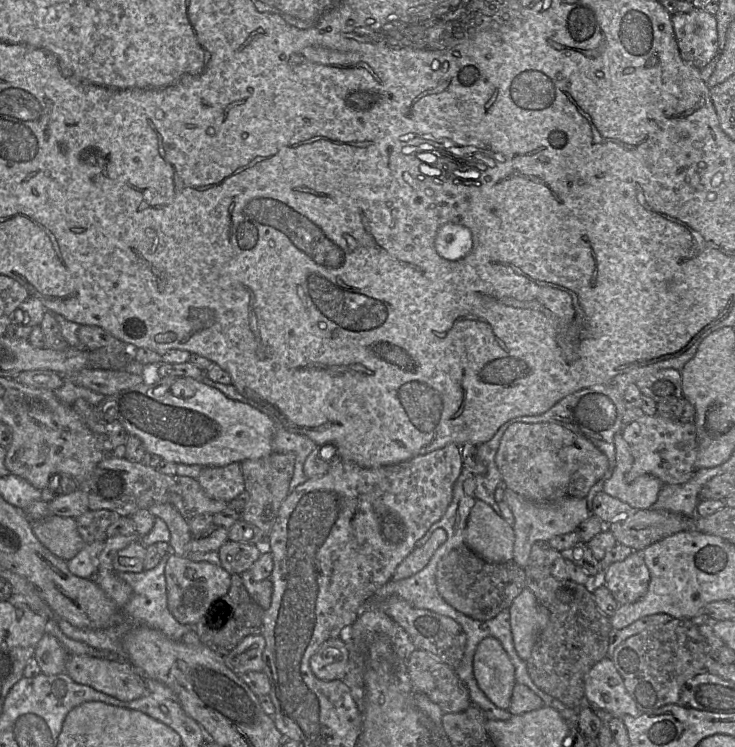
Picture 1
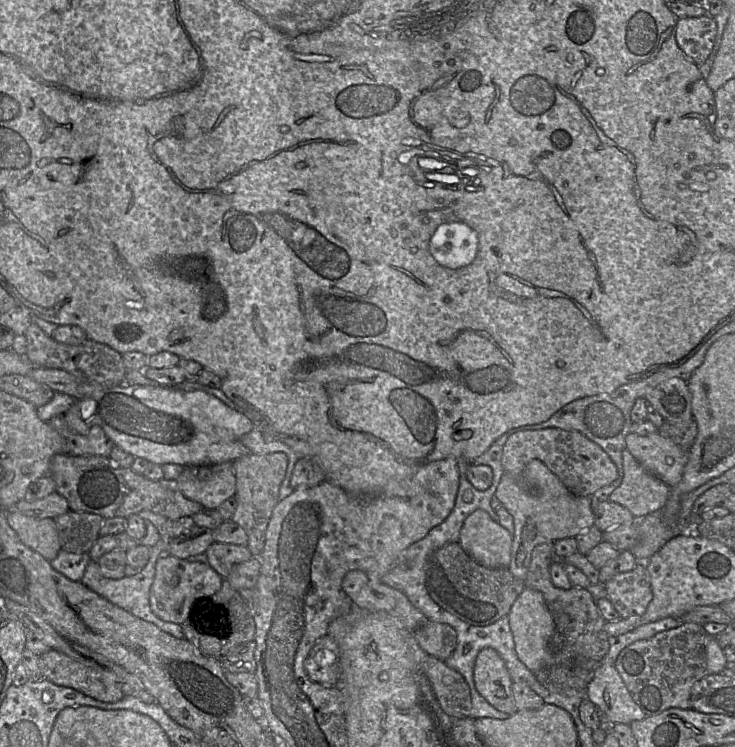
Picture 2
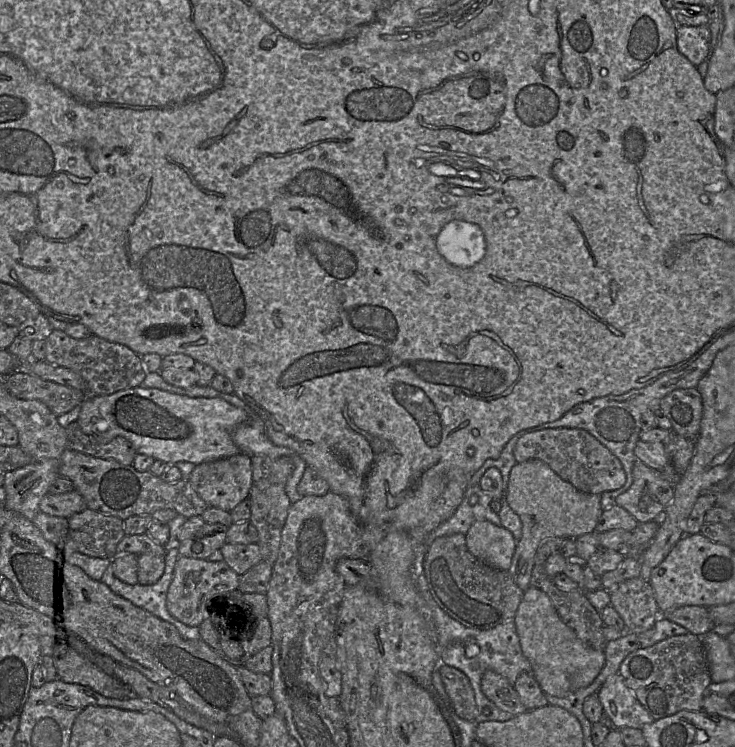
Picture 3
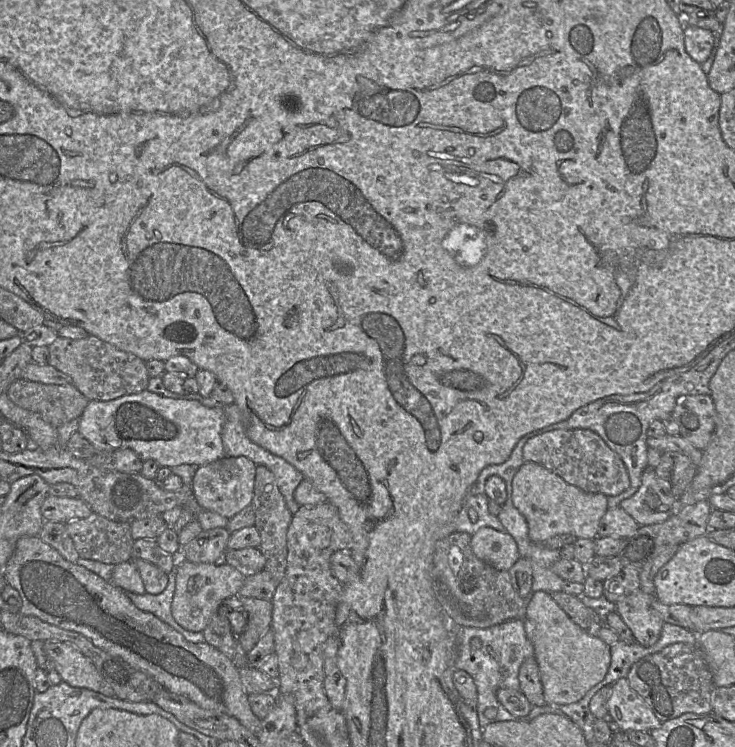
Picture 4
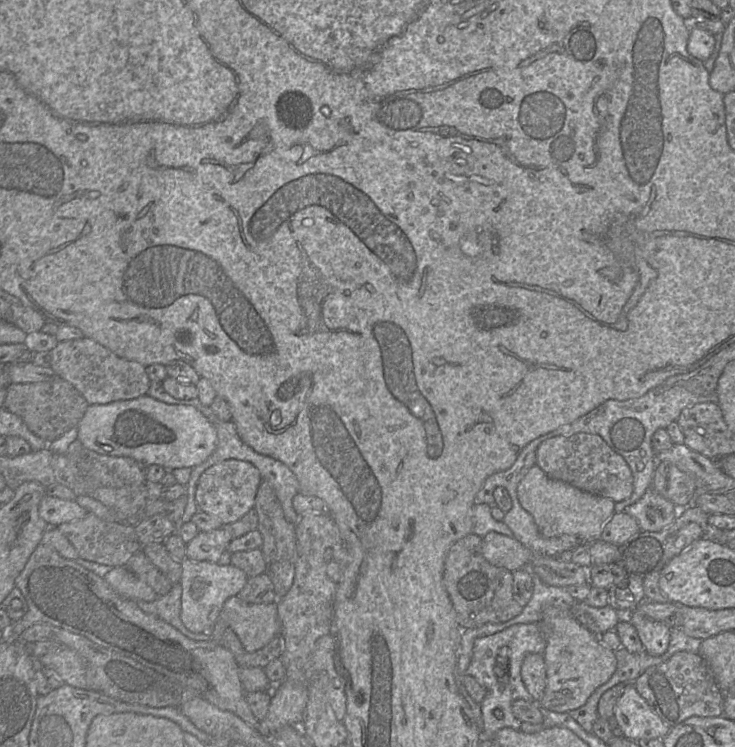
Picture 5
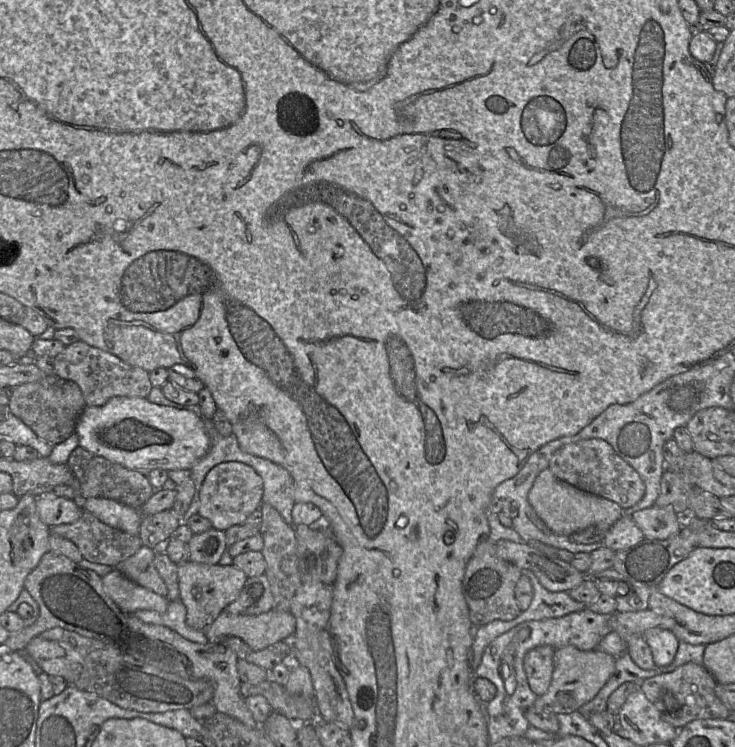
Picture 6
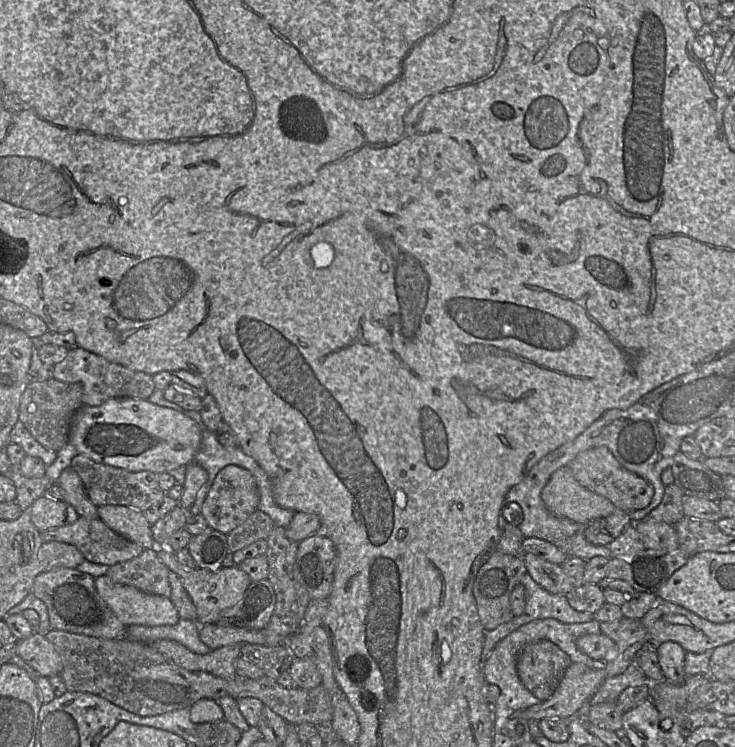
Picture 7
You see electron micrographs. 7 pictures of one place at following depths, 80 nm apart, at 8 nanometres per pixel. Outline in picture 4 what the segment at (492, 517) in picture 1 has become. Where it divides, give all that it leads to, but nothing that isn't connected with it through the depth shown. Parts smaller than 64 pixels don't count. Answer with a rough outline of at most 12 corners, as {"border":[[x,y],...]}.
{"border":[[490,527],[471,536],[480,560],[509,571],[520,558],[514,538]]}

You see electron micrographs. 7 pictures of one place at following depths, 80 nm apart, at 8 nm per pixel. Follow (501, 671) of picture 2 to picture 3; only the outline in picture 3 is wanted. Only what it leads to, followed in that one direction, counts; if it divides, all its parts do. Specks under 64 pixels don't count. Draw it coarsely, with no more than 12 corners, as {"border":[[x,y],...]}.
{"border":[[495,671],[483,673],[481,689],[501,710],[527,711],[514,686]]}

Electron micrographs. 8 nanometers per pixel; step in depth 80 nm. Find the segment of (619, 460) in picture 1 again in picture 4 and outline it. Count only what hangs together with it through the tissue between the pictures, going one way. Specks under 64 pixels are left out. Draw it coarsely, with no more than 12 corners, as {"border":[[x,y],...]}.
{"border":[[647,467],[620,507],[639,526],[667,520],[677,499]]}

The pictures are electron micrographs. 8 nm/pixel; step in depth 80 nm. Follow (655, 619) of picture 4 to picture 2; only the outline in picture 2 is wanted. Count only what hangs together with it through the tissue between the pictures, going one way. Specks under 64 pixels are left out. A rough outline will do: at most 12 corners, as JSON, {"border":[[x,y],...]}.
{"border":[[646,562],[604,588],[621,618],[643,615],[653,597]]}

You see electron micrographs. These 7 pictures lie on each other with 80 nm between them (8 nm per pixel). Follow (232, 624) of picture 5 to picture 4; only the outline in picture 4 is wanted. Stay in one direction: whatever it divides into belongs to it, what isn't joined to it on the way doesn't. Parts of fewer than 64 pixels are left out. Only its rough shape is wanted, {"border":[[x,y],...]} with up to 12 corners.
{"border":[[238,595],[223,601],[249,615],[239,642],[249,652],[271,627],[271,601]]}

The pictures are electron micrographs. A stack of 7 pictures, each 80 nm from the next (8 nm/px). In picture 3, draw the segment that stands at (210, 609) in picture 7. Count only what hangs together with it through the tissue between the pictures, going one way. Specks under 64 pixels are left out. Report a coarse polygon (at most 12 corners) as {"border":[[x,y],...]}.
{"border":[[180,556],[166,598],[189,627],[209,618],[210,602],[237,590],[226,562]]}

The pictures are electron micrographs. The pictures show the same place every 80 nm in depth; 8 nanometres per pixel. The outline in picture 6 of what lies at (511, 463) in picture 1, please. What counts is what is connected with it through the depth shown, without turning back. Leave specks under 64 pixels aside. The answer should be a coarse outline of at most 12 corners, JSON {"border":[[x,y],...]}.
{"border":[[603,439],[564,445],[548,469],[622,509],[645,495],[639,474]]}

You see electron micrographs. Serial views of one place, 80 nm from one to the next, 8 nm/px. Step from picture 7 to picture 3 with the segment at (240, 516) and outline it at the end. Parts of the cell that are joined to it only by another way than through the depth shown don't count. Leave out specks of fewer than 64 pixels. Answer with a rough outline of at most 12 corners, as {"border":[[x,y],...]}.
{"border":[[251,457],[198,465],[189,482],[209,507],[231,512],[249,498]]}

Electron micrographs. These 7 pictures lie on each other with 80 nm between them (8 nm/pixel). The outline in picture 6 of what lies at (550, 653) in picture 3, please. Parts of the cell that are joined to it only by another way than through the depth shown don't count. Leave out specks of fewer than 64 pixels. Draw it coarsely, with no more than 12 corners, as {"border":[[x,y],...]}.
{"border":[[574,646],[554,654],[531,708],[578,711],[607,683],[615,657]]}

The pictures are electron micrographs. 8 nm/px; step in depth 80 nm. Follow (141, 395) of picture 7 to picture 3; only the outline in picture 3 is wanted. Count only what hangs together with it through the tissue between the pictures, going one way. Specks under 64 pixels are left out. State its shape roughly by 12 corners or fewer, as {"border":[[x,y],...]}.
{"border":[[53,330],[45,361],[79,374],[89,396],[139,387],[141,356],[98,336]]}

